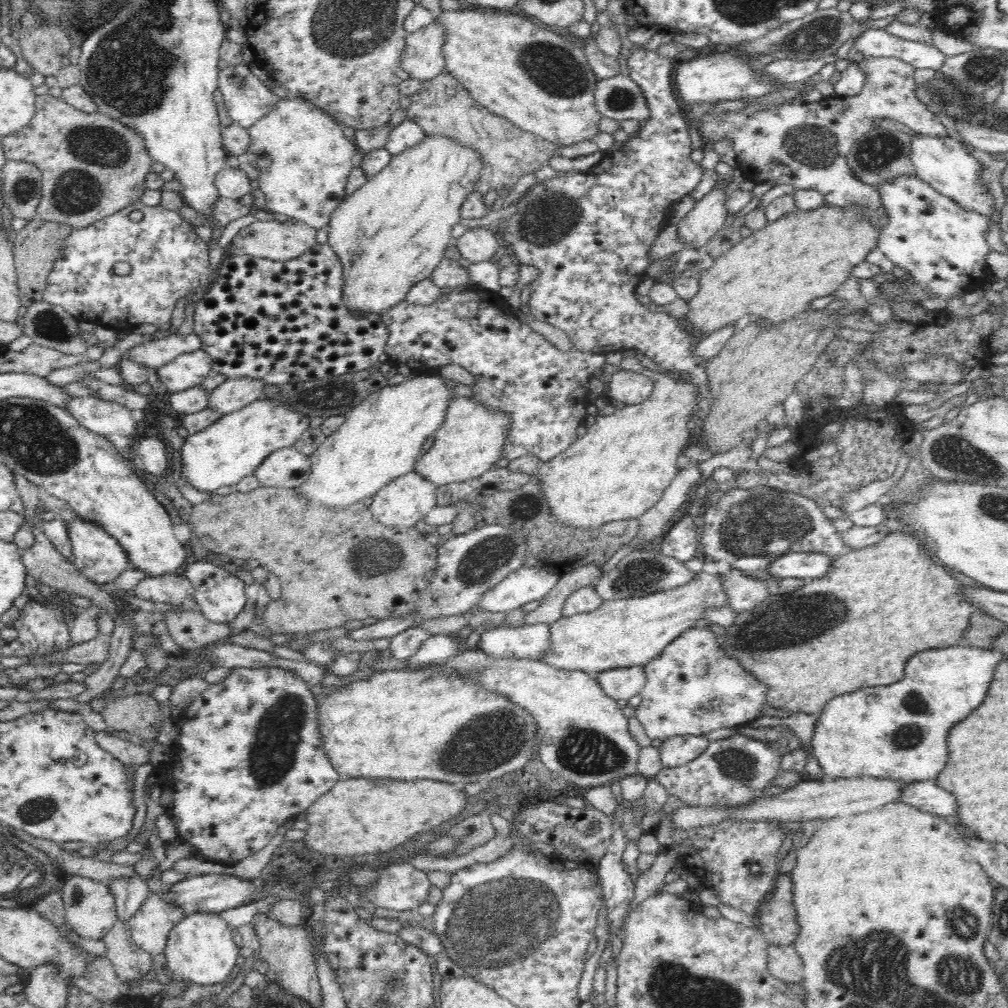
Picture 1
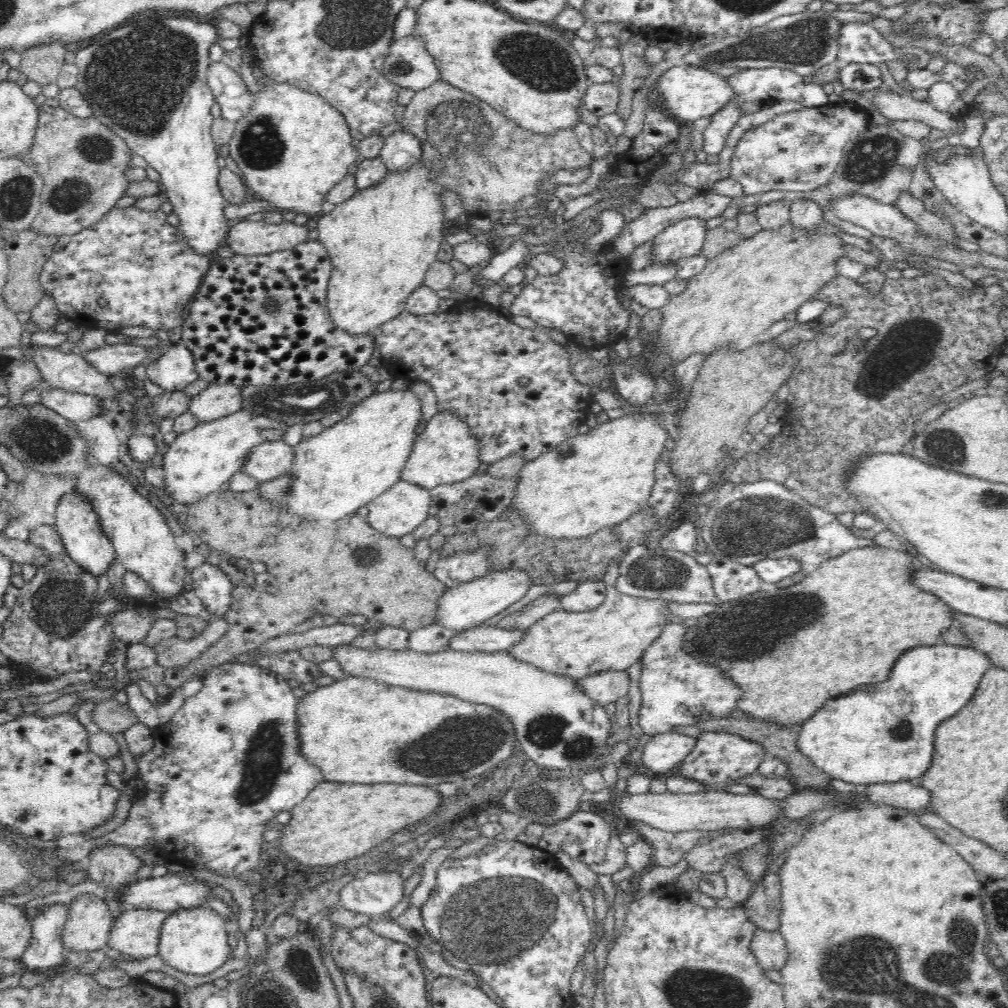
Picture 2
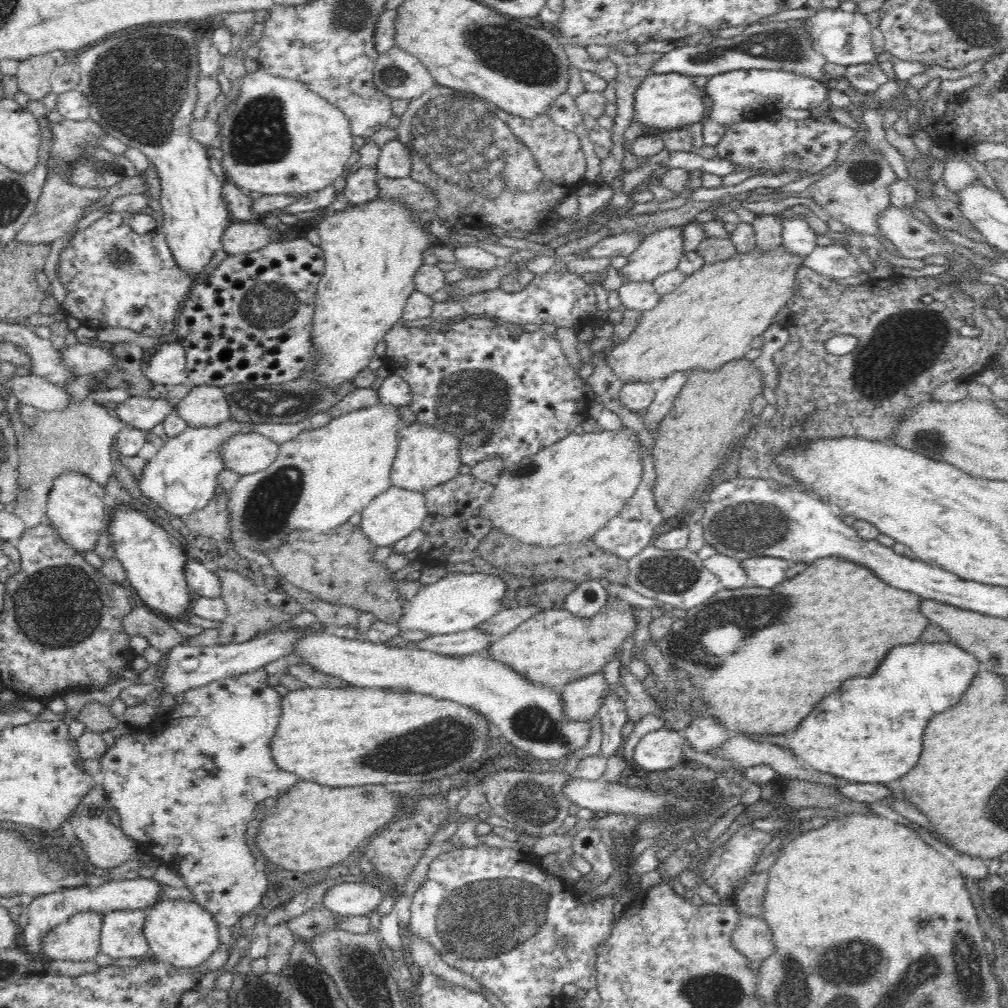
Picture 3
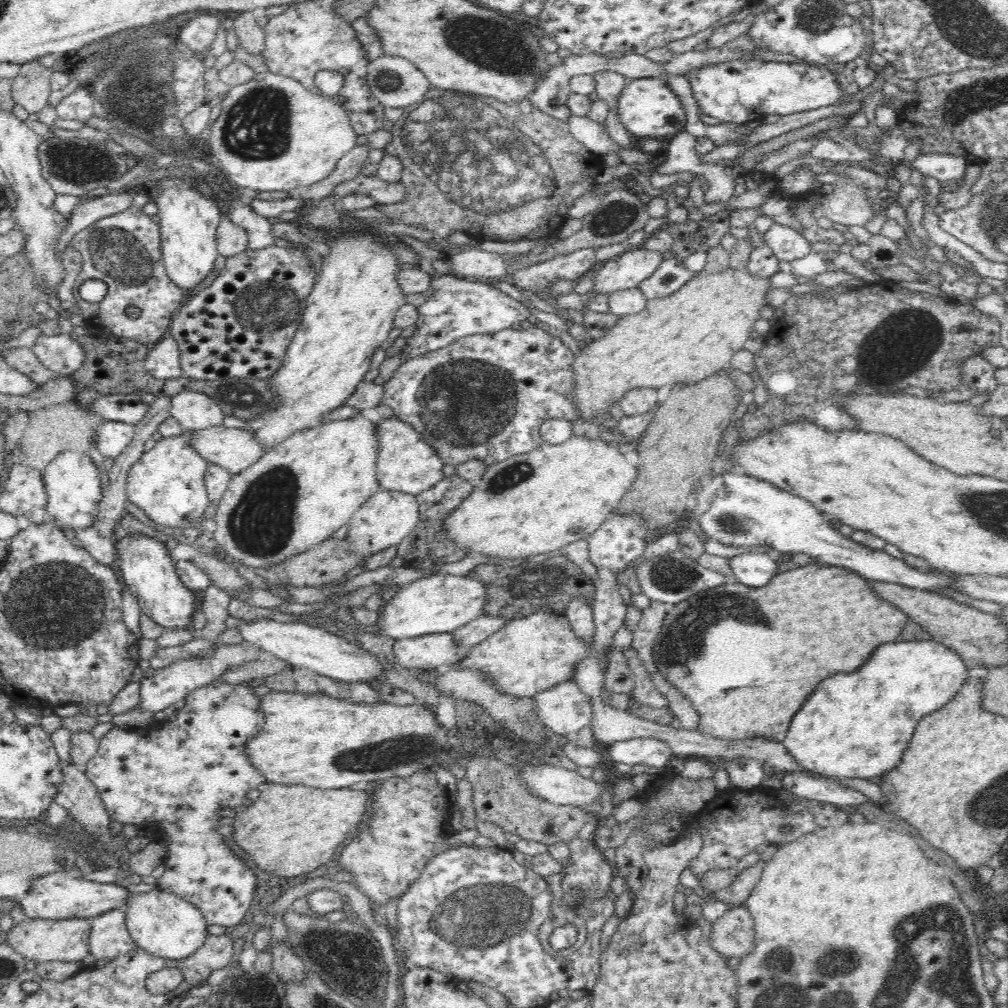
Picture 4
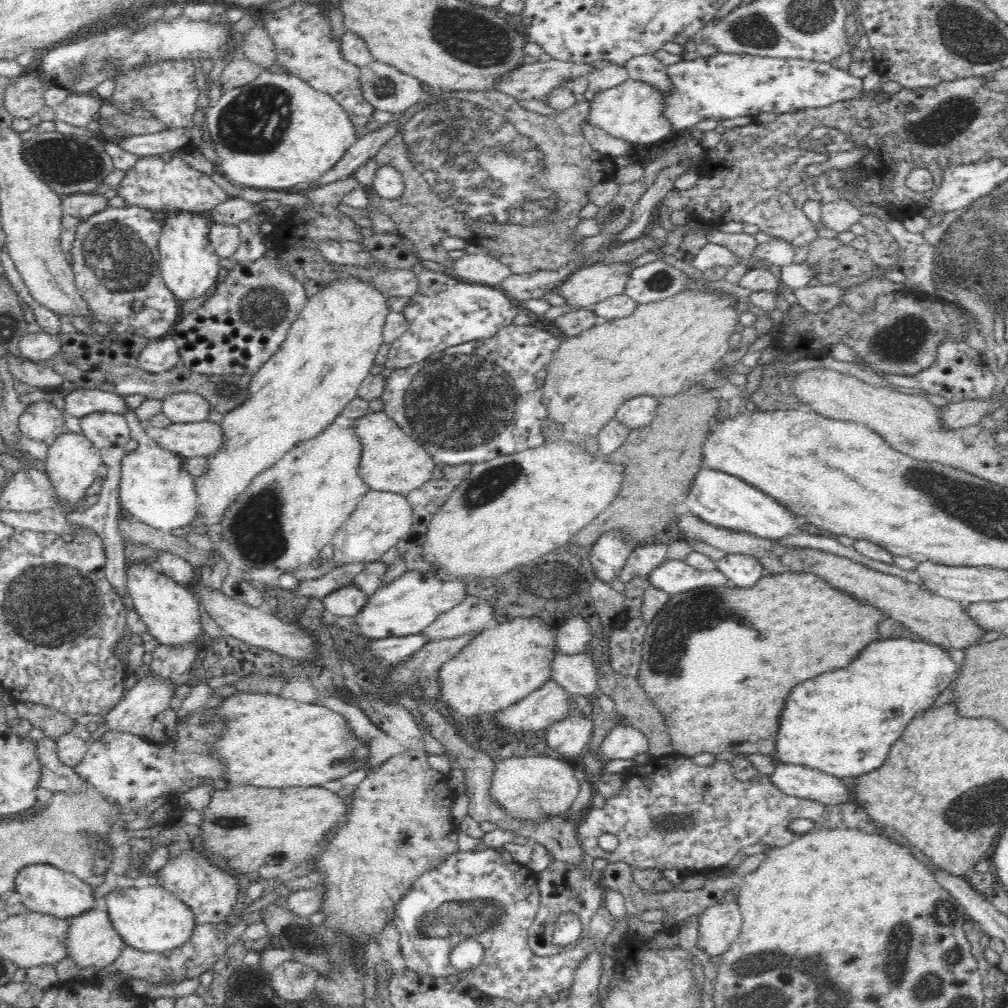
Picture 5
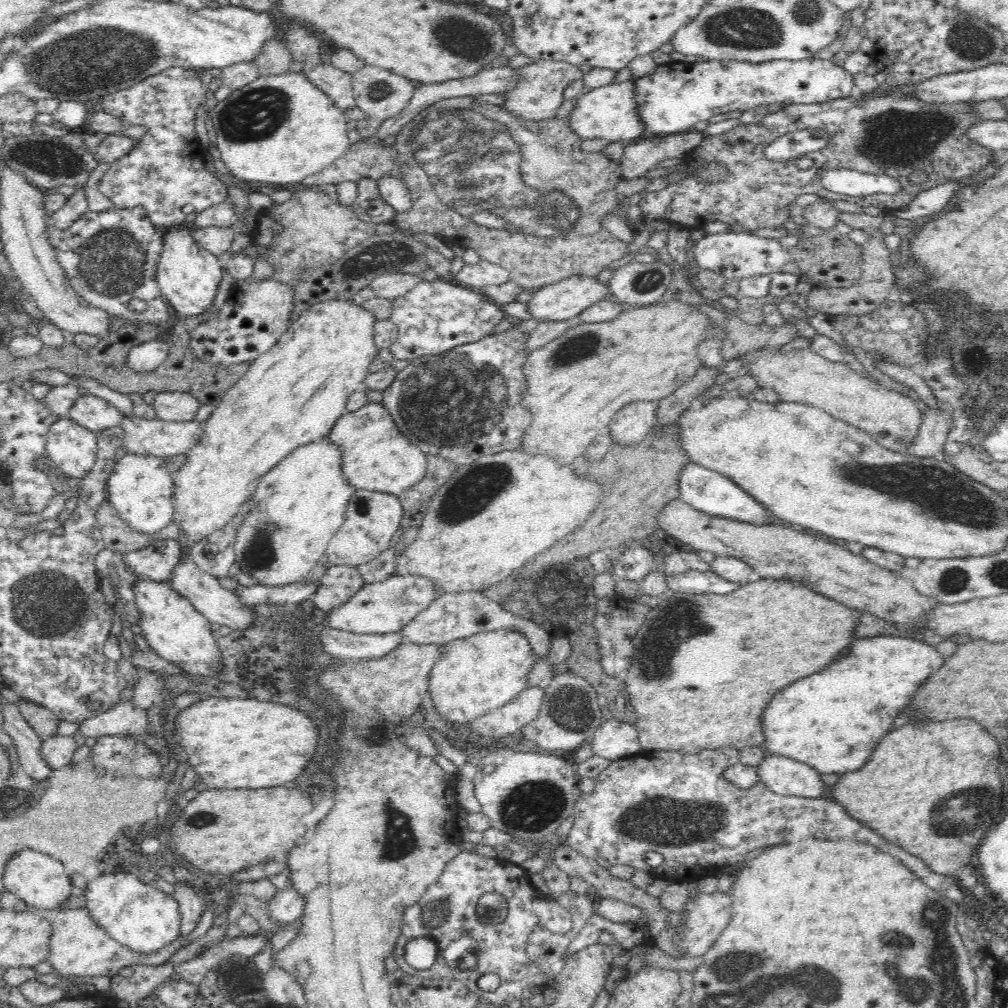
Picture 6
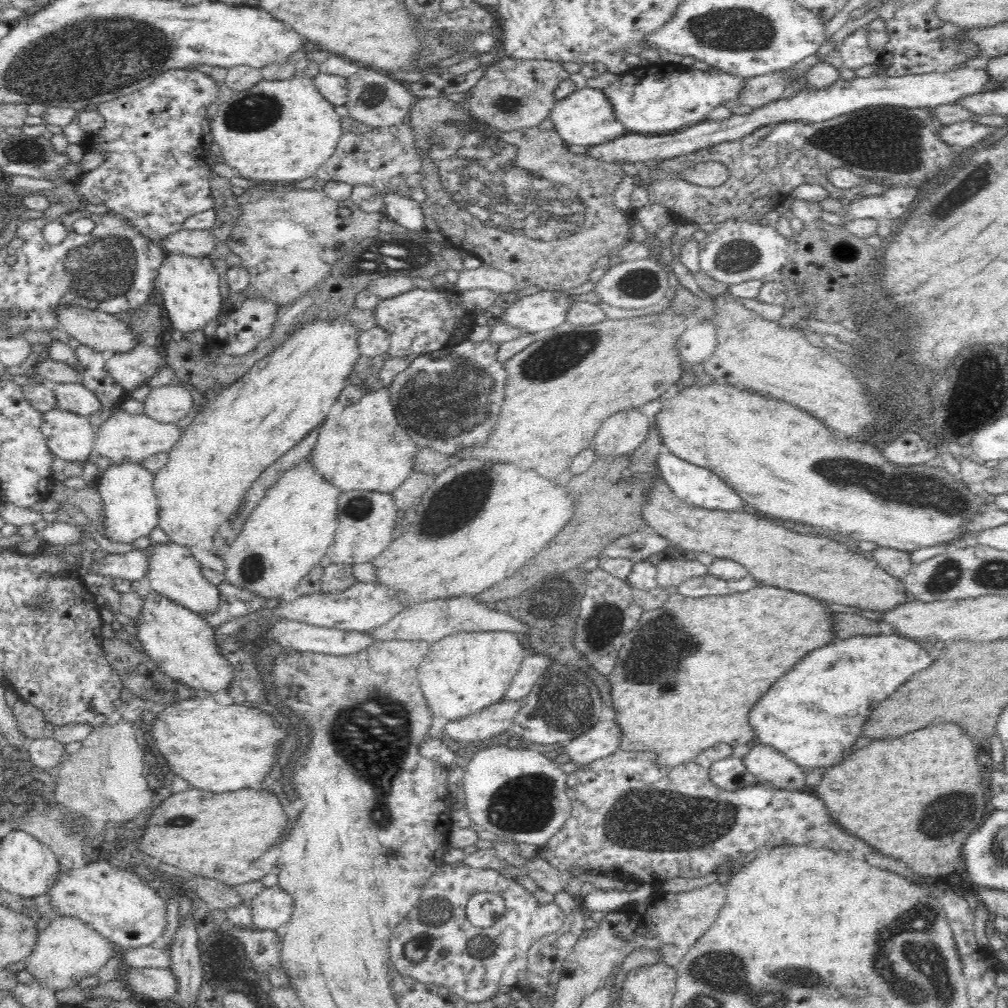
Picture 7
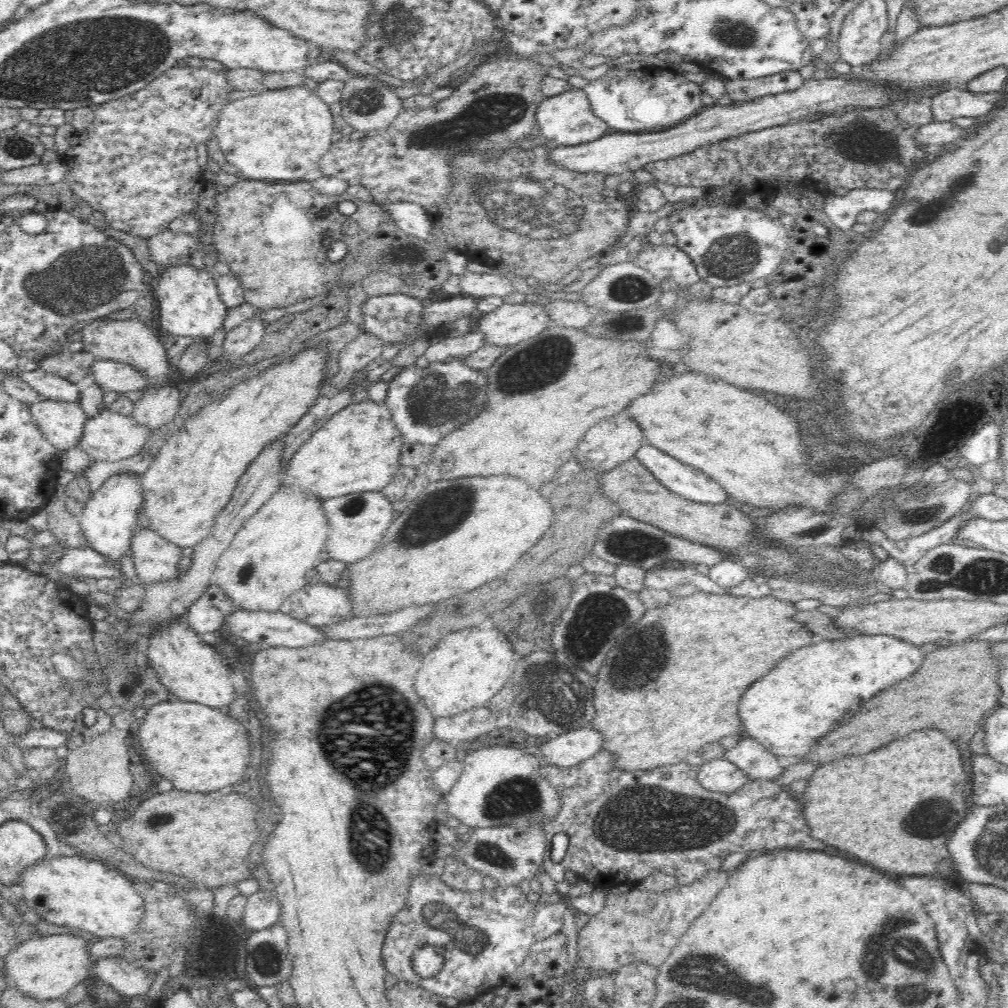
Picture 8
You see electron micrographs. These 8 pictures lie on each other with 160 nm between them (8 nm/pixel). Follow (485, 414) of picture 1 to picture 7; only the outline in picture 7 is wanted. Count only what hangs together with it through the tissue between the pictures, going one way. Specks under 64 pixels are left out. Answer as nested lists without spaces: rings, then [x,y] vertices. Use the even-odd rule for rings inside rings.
[[[389,387],[365,393],[354,404],[339,414],[330,414],[322,424],[316,448],[310,454],[313,469],[340,490],[378,490],[388,493],[396,490],[414,471],[416,444],[398,424]]]

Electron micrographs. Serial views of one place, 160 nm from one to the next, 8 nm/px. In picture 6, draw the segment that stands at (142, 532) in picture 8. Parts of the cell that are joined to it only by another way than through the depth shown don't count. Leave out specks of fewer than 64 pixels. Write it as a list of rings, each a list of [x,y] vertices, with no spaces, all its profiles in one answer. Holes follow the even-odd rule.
[[[185,549],[181,557],[180,564],[176,566],[172,578],[165,581],[168,587],[187,598],[192,603],[192,606],[211,623],[216,622],[216,624],[227,625],[231,630],[245,629],[254,625],[256,613],[252,606],[246,606],[234,592],[222,587],[216,577],[204,573],[191,560],[187,549]]]

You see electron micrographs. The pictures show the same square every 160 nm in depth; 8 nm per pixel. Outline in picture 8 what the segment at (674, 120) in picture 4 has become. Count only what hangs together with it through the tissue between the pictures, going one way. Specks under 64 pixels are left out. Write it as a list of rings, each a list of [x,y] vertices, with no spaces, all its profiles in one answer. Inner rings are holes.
[[[574,89],[558,96],[546,97],[542,100],[535,114],[535,124],[539,126],[540,135],[550,140],[555,146],[576,146],[598,140],[606,133],[614,132],[599,116],[591,111],[590,101],[582,90]]]

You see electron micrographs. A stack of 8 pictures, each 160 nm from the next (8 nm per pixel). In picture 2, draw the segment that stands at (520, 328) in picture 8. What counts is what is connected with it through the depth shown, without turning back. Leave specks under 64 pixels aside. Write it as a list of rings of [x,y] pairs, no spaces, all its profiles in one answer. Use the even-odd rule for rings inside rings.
[[[684,218],[668,226],[653,238],[651,264],[674,264],[680,258],[700,253],[707,233],[706,219]]]

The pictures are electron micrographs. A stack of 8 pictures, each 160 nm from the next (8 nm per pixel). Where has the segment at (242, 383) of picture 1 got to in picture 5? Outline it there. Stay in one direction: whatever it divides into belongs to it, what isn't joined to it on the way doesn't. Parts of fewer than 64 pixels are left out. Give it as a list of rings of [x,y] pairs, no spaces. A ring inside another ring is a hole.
[[[177,392],[165,396],[162,400],[161,412],[172,423],[189,423],[207,420],[211,411],[210,403],[199,394]]]

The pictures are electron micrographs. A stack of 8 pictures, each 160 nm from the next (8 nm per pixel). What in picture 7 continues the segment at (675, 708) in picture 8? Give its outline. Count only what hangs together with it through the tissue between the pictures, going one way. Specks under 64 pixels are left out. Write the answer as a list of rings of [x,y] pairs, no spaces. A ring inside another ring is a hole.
[[[761,585],[750,588],[746,592],[730,594],[728,596],[704,596],[704,598],[692,598],[682,596],[679,592],[671,594],[668,602],[653,611],[644,611],[638,624],[632,632],[626,634],[624,644],[617,653],[617,661],[614,670],[606,677],[611,685],[611,701],[613,704],[613,721],[619,724],[622,731],[619,748],[625,751],[653,752],[655,763],[662,766],[678,766],[692,760],[705,748],[718,743],[729,745],[748,745],[754,743],[755,732],[749,721],[749,712],[756,700],[778,680],[782,674],[786,674],[802,656],[806,656],[814,648],[822,648],[836,641],[834,635],[833,618],[834,612],[826,612],[818,602],[820,599],[778,588],[776,586]]]

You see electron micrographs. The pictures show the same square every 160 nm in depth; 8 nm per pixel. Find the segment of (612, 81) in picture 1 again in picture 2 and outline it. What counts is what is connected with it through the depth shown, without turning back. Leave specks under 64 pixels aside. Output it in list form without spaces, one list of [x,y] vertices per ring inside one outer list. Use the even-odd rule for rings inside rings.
[[[613,83],[591,84],[584,96],[586,110],[601,117],[616,113],[620,104],[620,85]]]

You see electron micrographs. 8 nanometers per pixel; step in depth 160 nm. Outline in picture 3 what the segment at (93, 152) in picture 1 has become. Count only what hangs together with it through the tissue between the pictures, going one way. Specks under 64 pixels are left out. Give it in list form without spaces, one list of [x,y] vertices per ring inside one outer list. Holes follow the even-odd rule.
[[[91,118],[88,120],[63,120],[60,123],[48,121],[53,133],[53,144],[51,146],[51,156],[49,159],[47,182],[42,187],[37,208],[32,216],[26,221],[20,232],[16,233],[17,242],[27,242],[28,244],[52,243],[58,238],[62,238],[66,232],[70,232],[76,223],[82,218],[84,208],[99,201],[108,192],[107,188],[88,188],[76,186],[69,181],[70,164],[86,154],[86,147],[102,147],[98,144],[97,138],[104,134],[104,130]]]

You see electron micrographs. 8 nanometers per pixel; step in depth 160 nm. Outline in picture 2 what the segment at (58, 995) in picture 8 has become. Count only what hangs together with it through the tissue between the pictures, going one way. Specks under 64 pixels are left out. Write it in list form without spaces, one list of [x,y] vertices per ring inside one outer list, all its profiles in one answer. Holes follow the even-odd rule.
[[[130,908],[115,918],[107,946],[144,959],[158,955],[159,932],[169,913],[146,908]]]

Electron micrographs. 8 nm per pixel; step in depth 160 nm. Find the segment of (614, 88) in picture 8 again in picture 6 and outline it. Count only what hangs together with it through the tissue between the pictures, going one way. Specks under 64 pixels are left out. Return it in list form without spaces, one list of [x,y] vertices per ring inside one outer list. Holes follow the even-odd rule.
[[[805,59],[798,61],[774,60],[768,63],[752,64],[746,62],[710,60],[698,64],[692,60],[669,62],[658,65],[658,70],[645,74],[634,81],[634,99],[638,116],[648,132],[654,134],[674,134],[693,130],[694,124],[710,120],[716,114],[722,115],[732,110],[752,110],[770,104],[820,104],[827,101],[846,99],[857,92],[852,74],[831,60]]]

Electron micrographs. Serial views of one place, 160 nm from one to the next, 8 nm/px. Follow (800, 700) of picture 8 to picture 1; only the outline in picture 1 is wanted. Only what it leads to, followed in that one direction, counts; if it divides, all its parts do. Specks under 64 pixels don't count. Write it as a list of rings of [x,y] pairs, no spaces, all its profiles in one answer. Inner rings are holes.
[[[965,643],[949,648],[930,649],[914,653],[914,656],[908,659],[906,674],[898,682],[886,686],[859,688],[854,692],[834,696],[826,703],[818,717],[810,741],[813,756],[818,759],[826,779],[872,776],[914,783],[938,778],[947,763],[948,731],[982,704],[993,679],[994,669],[1003,659],[1004,654],[1000,651],[973,648]]]

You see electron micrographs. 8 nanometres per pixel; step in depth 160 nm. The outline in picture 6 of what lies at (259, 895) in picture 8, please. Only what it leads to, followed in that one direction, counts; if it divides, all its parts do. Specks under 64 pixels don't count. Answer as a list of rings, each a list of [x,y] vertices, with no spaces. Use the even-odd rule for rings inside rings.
[[[288,886],[285,889],[278,889],[267,903],[269,917],[274,922],[289,924],[302,916],[305,900],[294,887]]]

